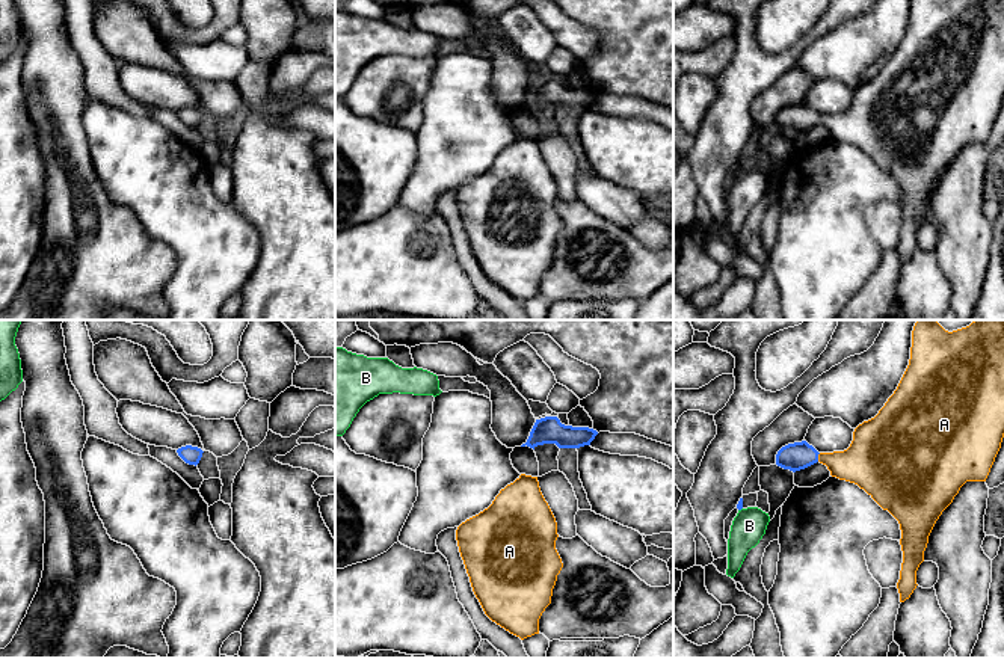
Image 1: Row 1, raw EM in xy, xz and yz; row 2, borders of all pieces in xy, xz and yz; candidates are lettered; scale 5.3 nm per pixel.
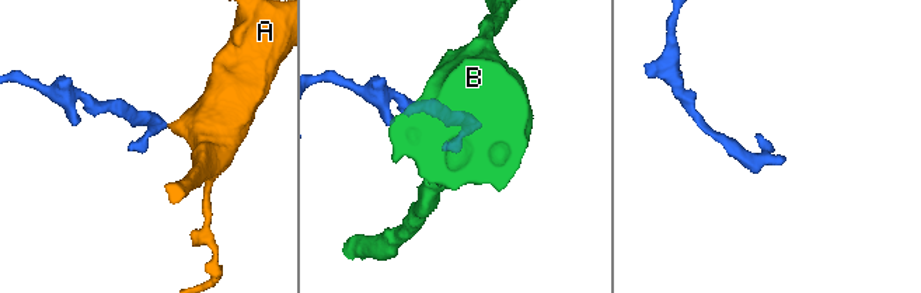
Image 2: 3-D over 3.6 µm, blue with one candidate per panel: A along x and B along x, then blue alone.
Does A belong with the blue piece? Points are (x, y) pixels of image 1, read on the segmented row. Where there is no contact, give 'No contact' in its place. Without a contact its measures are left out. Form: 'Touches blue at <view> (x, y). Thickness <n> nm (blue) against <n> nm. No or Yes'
Touches blue at yz (817, 458). Thickness 150 nm (blue) against 240 nm. Yes

